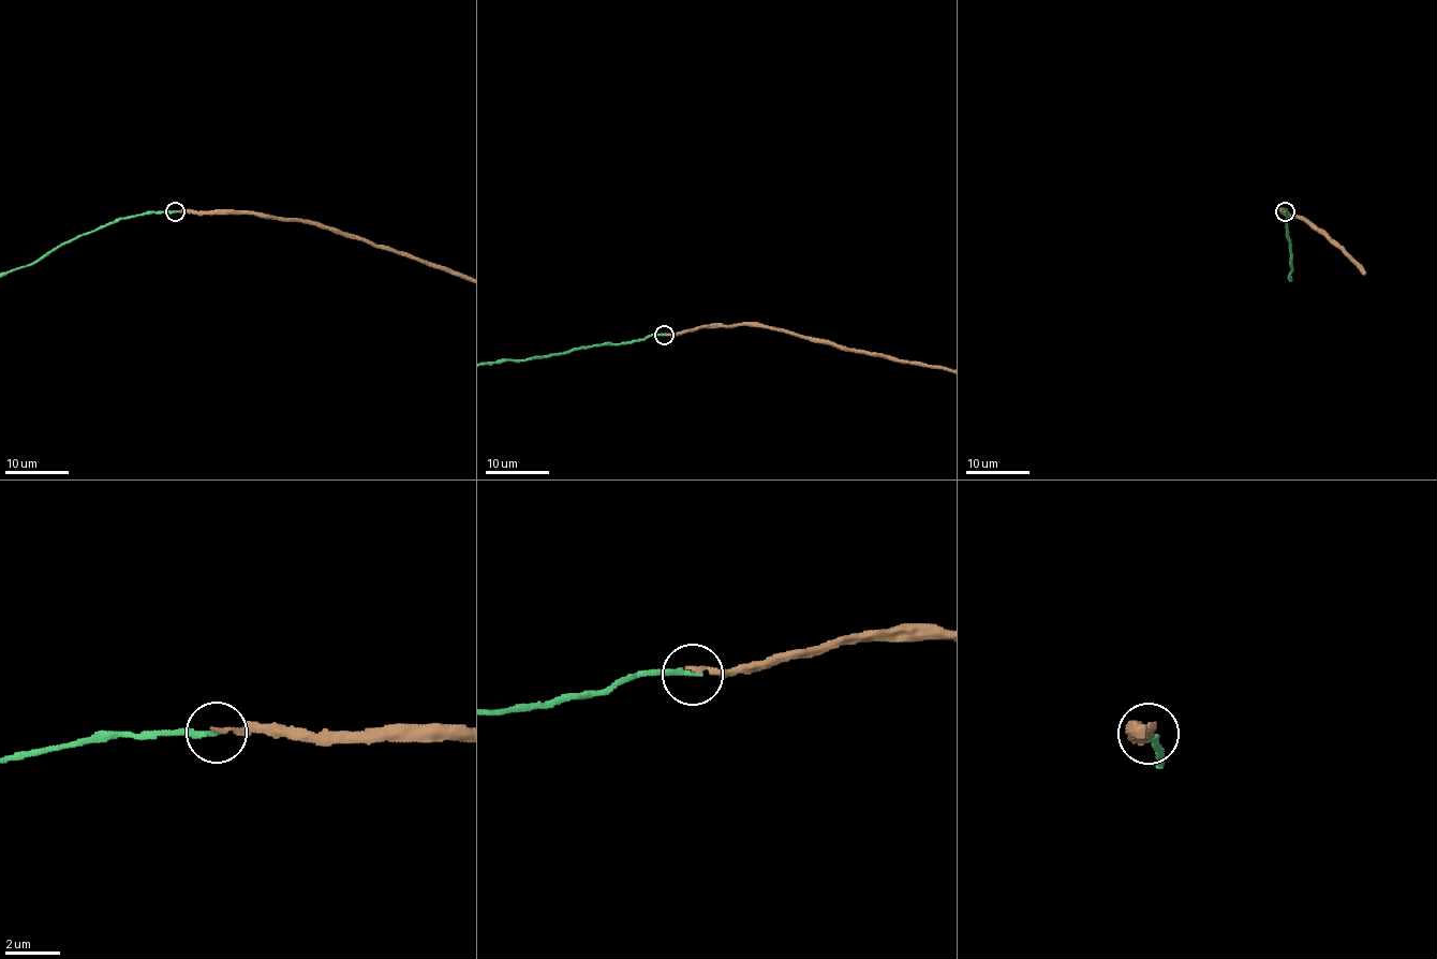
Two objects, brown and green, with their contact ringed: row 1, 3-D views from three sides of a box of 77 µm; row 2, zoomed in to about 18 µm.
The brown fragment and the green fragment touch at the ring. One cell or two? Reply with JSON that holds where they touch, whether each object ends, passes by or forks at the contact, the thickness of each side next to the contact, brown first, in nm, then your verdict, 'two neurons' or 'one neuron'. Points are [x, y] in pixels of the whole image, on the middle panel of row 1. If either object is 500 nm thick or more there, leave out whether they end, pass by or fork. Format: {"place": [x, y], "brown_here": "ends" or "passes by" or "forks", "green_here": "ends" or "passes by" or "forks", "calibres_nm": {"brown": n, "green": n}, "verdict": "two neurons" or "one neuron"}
{"place": [664, 335], "brown_here": "ends", "green_here": "ends", "calibres_nm": {"brown": 130, "green": 180}, "verdict": "two neurons"}

